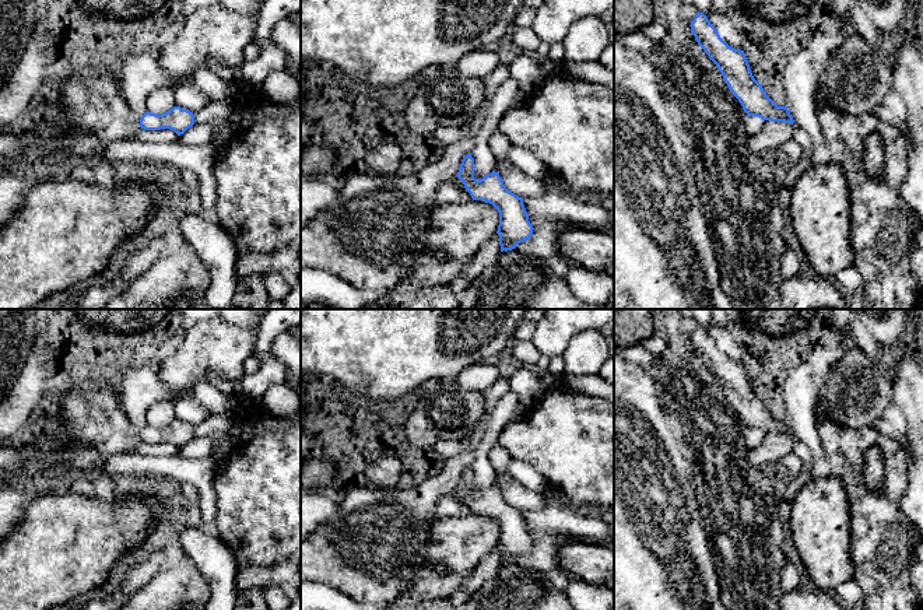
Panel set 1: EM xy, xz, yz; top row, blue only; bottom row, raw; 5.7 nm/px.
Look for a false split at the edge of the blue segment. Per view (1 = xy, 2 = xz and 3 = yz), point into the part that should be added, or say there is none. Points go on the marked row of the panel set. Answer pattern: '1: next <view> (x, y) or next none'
1: next none
2: next none
3: next none

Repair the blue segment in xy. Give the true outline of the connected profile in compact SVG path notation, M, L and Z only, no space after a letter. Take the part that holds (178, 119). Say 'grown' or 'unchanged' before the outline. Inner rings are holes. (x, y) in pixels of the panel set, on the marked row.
unchanged; M173 106L172 109L161 115L151 113L147 111L140 119L140 127L144 130L171 129L178 136L183 134L193 125L193 112L180 106Z

